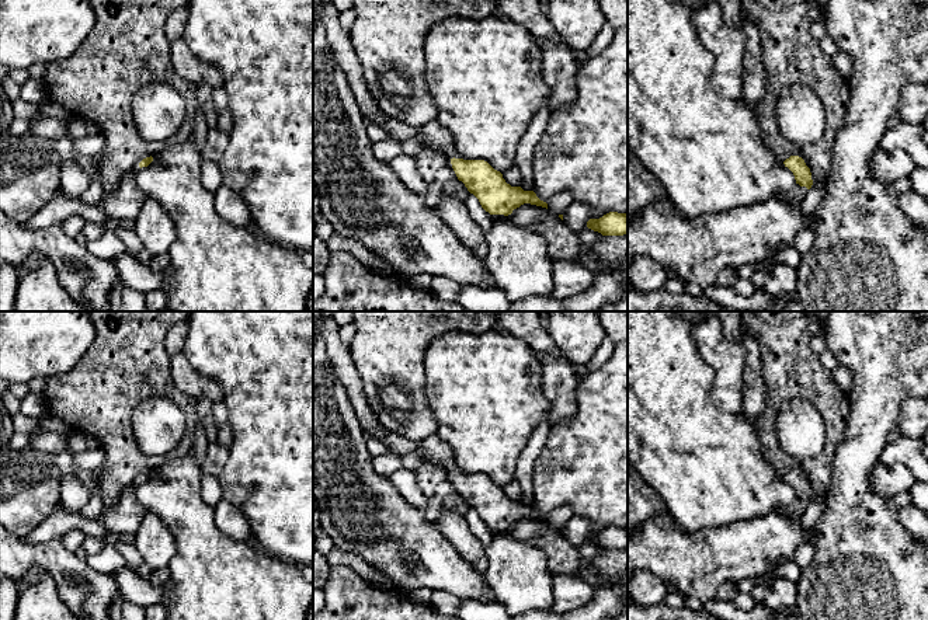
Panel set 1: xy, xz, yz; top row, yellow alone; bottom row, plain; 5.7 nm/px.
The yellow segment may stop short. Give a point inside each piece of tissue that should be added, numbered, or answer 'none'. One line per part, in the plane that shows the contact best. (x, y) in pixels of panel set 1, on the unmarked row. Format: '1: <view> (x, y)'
1: yz (795, 511)

